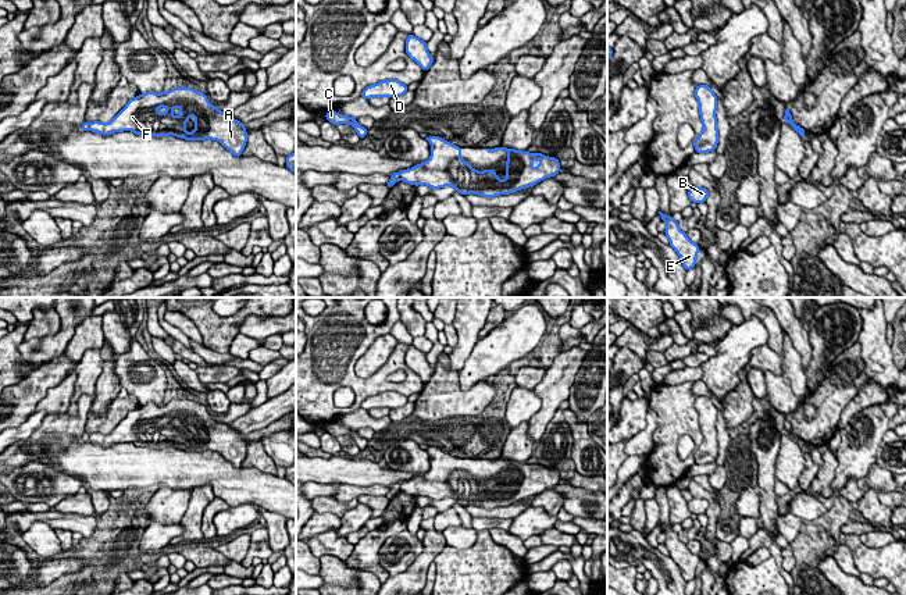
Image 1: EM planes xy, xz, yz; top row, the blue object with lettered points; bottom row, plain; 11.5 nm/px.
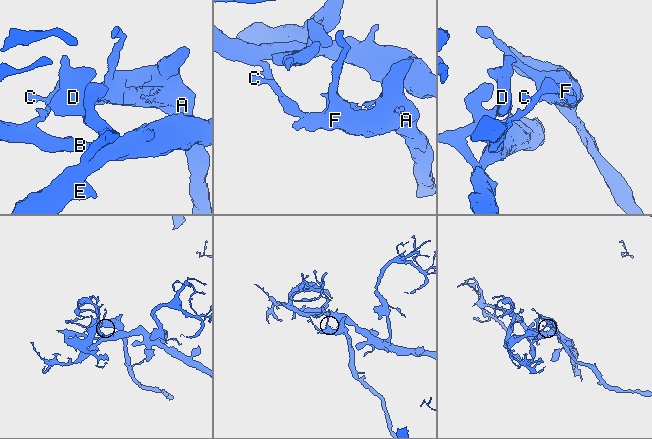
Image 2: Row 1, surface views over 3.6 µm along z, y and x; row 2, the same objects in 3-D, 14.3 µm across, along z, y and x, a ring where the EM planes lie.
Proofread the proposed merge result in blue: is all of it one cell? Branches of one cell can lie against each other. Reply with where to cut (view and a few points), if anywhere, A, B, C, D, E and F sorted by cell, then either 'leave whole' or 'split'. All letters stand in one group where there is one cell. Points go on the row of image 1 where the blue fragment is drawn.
cut xz (399, 173), (400, 178); groups A F / B C D E; split

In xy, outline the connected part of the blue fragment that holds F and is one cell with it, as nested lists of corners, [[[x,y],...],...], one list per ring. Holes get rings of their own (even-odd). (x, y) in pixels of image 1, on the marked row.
[[[192,88],[142,93],[131,99],[110,122],[90,122],[89,131],[100,135],[132,131],[139,136],[174,135],[186,140],[213,139],[236,157],[242,156],[247,142],[245,124],[217,110],[203,92]],[[192,114],[195,131],[186,132],[185,127]]]

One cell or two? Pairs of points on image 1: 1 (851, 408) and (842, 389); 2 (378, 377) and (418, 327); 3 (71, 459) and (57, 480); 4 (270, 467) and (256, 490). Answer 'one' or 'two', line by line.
1: two
2: two
3: two
4: two

